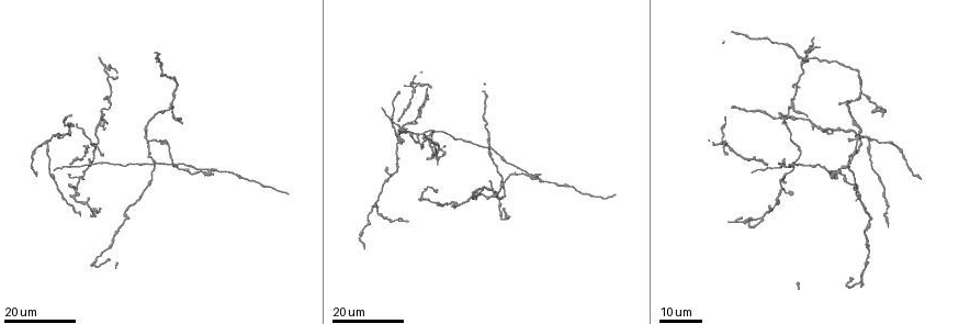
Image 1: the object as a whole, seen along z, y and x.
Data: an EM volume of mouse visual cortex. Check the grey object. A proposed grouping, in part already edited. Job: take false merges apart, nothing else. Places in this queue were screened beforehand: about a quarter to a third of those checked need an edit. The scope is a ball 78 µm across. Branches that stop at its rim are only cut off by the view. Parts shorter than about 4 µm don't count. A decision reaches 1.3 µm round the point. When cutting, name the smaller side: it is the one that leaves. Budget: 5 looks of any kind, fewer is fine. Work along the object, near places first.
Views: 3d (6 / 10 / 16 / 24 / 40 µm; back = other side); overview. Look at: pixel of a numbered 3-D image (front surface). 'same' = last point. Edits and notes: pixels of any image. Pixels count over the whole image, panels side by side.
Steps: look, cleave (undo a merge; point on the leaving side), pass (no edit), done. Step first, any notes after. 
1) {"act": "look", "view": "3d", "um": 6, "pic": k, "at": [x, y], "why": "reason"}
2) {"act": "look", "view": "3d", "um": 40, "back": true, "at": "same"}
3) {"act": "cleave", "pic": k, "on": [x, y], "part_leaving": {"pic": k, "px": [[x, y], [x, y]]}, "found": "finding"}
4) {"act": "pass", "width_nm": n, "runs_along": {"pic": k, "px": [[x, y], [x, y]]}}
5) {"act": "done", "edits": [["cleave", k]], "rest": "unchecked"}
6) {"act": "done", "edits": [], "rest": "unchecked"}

{"act": "look", "view": "3d", "um": 16, "pic": 1, "at": [45, 141], "why": "side arm on a straight run"}

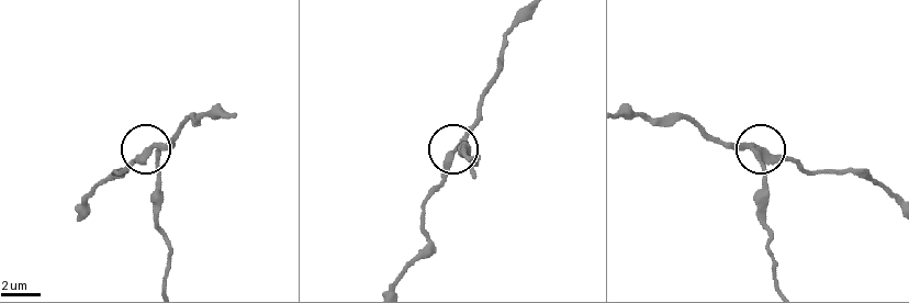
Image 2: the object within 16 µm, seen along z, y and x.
{"act": "look", "view": "3d", "um": 10, "pic": 2, "at": [145, 158]}

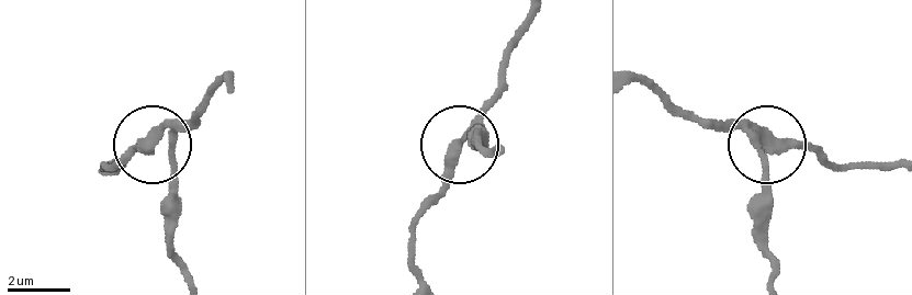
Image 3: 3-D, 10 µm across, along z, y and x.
{"act": "pass", "side_arm_um": 20, "runs_along": {"pic": 3, "px": [[229, 82], [190, 121], [172, 124], [122, 158]]}, "found": "continuous, no second neuron"}

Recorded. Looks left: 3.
{"act": "look", "view": "3d", "um": 24, "pic": 1, "at": [856, 142], "why": "sudden change in width"}

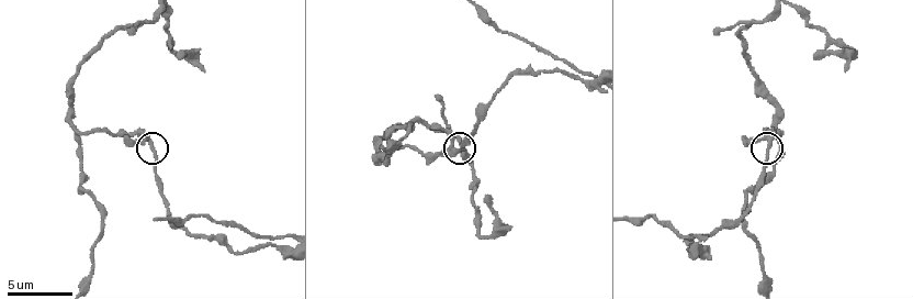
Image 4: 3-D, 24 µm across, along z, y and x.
{"act": "look", "view": "3d", "um": 6, "pic": 4, "at": [153, 144]}

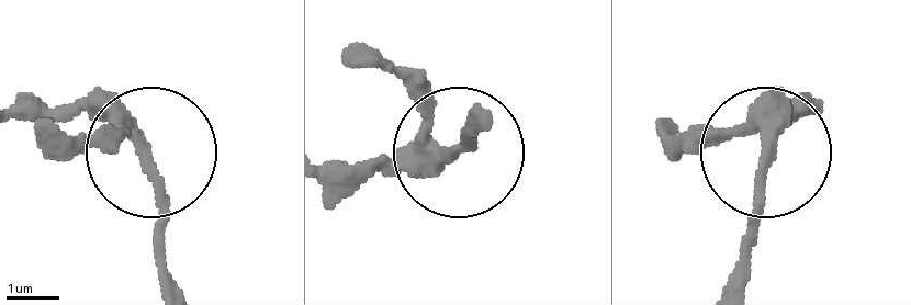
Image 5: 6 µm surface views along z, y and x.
{"act": "pass", "width_nm": 200, "runs_along": {"pic": 5, "px": [[168, 280], [150, 161], [93, 117], [32, 100]]}, "found": "all the same neuron"}

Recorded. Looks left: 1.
{"act": "look", "view": "3d", "um": 10, "pic": 4, "at": [470, 166], "why": "three-way junction"}

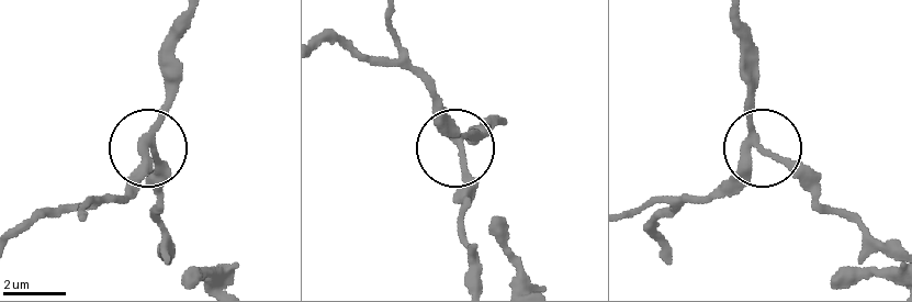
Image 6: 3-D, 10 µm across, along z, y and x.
{"act": "pass", "runs_along": {"pic": 6, "px": [[19, 236], [49, 212], [123, 197], [153, 149], [160, 204]]}, "found": "continuous, no second neuron"}

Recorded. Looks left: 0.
{"act": "done", "edits": [], "rest": "unchecked"}

